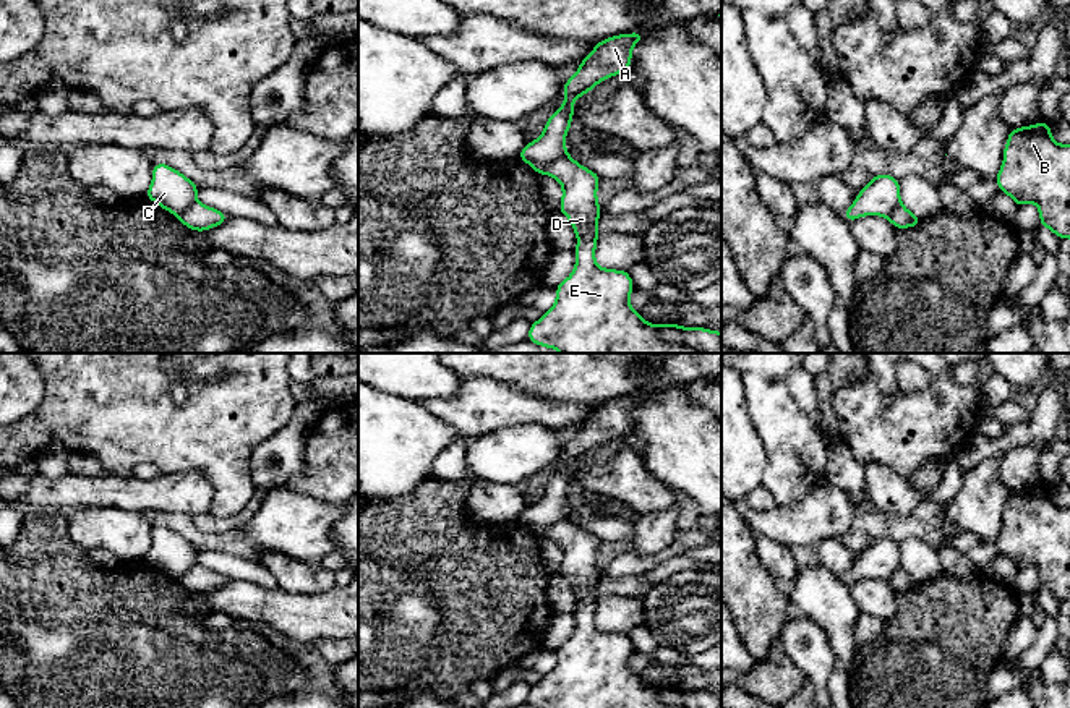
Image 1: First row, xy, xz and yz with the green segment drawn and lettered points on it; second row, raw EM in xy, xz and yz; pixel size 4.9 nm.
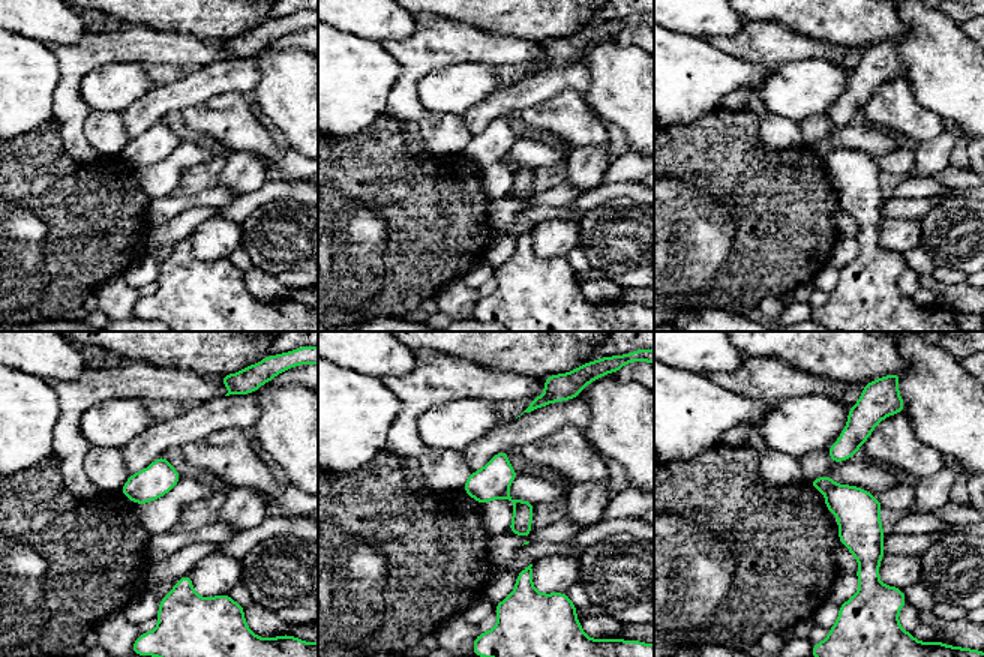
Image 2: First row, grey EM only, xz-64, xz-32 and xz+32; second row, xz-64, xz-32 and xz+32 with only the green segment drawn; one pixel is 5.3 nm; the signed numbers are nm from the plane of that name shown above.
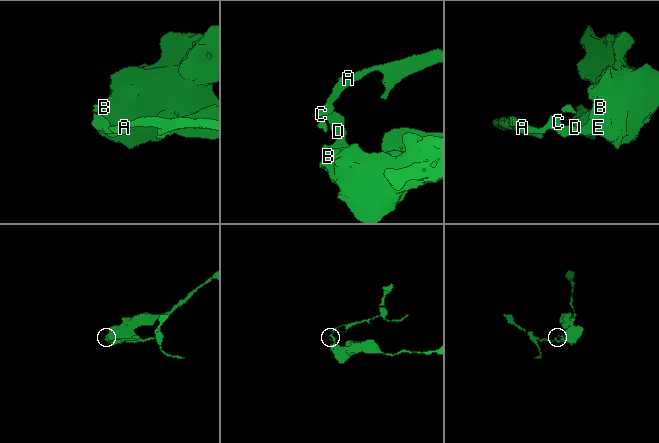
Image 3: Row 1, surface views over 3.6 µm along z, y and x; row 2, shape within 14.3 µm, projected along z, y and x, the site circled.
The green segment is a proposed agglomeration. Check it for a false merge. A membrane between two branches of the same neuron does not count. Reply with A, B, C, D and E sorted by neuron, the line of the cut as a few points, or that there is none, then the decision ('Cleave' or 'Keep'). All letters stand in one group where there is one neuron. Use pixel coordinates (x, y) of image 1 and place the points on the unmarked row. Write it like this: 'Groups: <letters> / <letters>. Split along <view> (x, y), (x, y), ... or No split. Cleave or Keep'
Groups: A C / B D E. Split along xz (566, 516), (556, 520), (543, 535). Cleave

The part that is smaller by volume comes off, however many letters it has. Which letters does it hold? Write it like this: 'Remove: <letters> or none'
Remove: A, C

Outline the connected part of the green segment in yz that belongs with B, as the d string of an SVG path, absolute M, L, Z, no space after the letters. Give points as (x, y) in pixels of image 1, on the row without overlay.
M1051 488L1010 493L995 544L1018 570L1038 567L1039 590L1070 601L1070 507L1057 507Z

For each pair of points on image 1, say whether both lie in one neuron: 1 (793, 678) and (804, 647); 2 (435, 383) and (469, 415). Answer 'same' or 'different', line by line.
1: different
2: different

